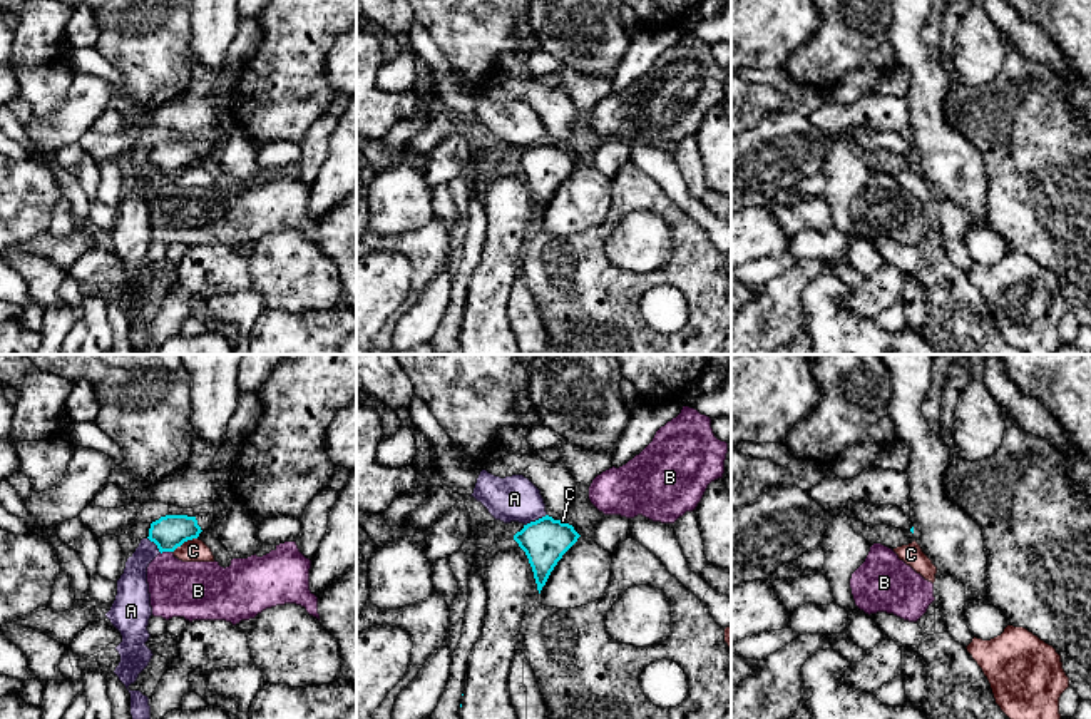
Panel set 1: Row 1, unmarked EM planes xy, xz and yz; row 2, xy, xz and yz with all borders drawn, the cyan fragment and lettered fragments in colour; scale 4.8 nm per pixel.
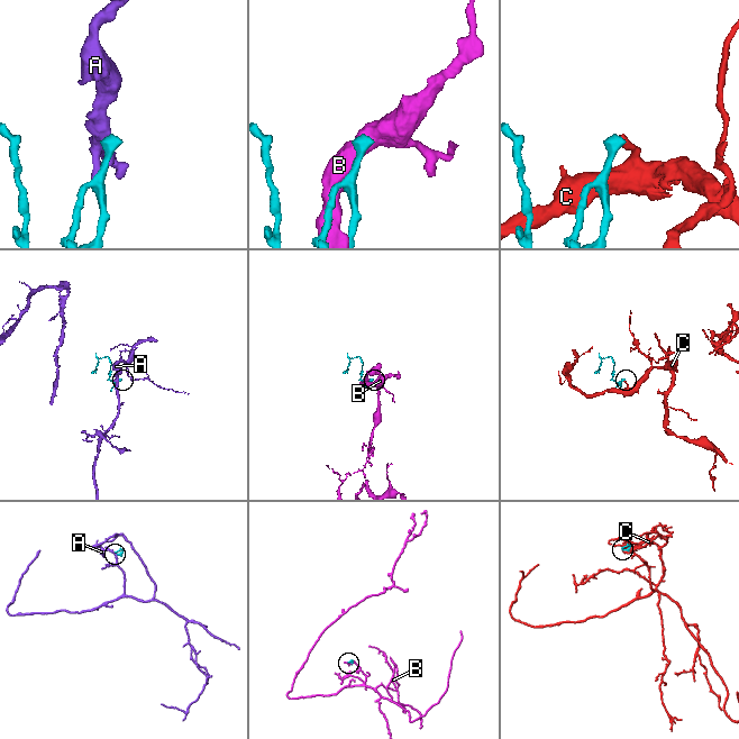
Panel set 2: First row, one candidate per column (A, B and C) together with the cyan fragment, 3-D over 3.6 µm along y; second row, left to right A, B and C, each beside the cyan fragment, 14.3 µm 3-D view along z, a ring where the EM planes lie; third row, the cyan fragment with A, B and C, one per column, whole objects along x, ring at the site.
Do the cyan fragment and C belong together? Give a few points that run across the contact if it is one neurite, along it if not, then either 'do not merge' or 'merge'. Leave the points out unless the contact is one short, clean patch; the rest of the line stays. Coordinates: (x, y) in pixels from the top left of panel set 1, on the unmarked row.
line xy (196, 163), (183, 168), (173, 178); do not merge

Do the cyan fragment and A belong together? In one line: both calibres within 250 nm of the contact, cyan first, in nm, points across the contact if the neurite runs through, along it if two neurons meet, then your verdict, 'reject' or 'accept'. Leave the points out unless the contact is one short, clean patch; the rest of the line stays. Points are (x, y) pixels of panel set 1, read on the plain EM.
220/220 nm | along xz (546, 139), (524, 151) | reject

